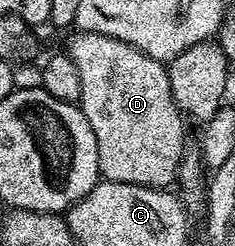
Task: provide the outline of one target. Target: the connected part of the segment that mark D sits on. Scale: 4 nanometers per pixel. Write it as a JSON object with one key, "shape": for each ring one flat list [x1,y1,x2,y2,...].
{"shape":[[80,30,74,33,69,40,67,55,79,69,79,86,81,87,79,107,87,118,87,122,91,122,91,130,95,130,95,146,99,150,99,170,102,177,115,182,168,189,169,183,172,185,176,181,181,160,187,151,186,121,171,94,168,67,162,61,143,54,135,46,119,38]]}

